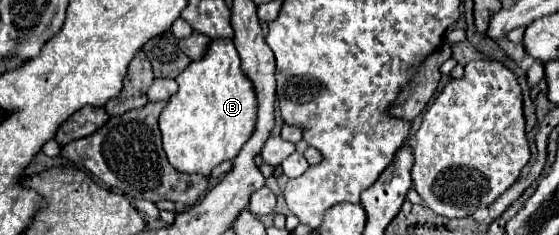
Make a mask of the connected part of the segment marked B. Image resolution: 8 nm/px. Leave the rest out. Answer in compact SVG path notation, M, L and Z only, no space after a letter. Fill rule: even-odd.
M228 38L210 40L206 54L190 62L176 78L178 94L160 114L162 146L168 162L186 174L210 174L224 160L234 160L256 130L256 90L240 68L238 52Z

